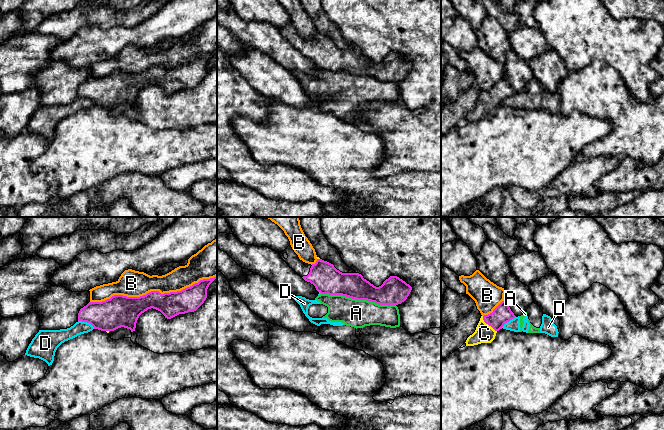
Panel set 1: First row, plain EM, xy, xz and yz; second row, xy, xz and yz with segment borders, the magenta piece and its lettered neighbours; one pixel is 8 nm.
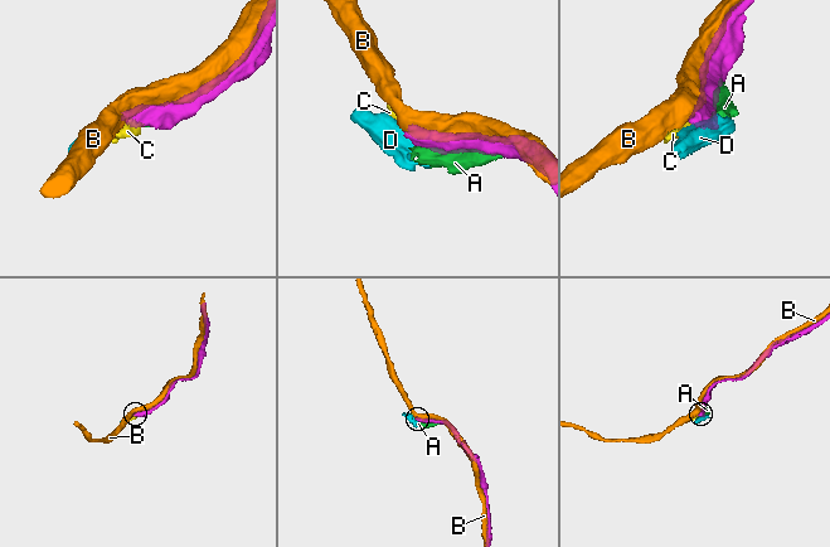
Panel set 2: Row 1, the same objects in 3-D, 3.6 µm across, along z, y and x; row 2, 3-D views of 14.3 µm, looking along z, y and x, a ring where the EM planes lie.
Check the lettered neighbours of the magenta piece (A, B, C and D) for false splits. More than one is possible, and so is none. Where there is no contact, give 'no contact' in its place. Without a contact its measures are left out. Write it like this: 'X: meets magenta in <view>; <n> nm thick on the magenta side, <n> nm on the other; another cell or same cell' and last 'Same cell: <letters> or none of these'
A: meets magenta in xz; 200 nm thick on the magenta side, 220 nm on the other; another cell
B: meets magenta in xy; 200 nm thick on the magenta side, 220 nm on the other; another cell
C: meets magenta in yz; 150 nm thick on the magenta side, 150 nm on the other; same cell
D: meets magenta in xy; 260 nm thick on the magenta side, 110 nm on the other; another cell
Same cell: C

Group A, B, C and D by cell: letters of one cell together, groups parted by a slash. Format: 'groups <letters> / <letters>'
groups A D / B / C

